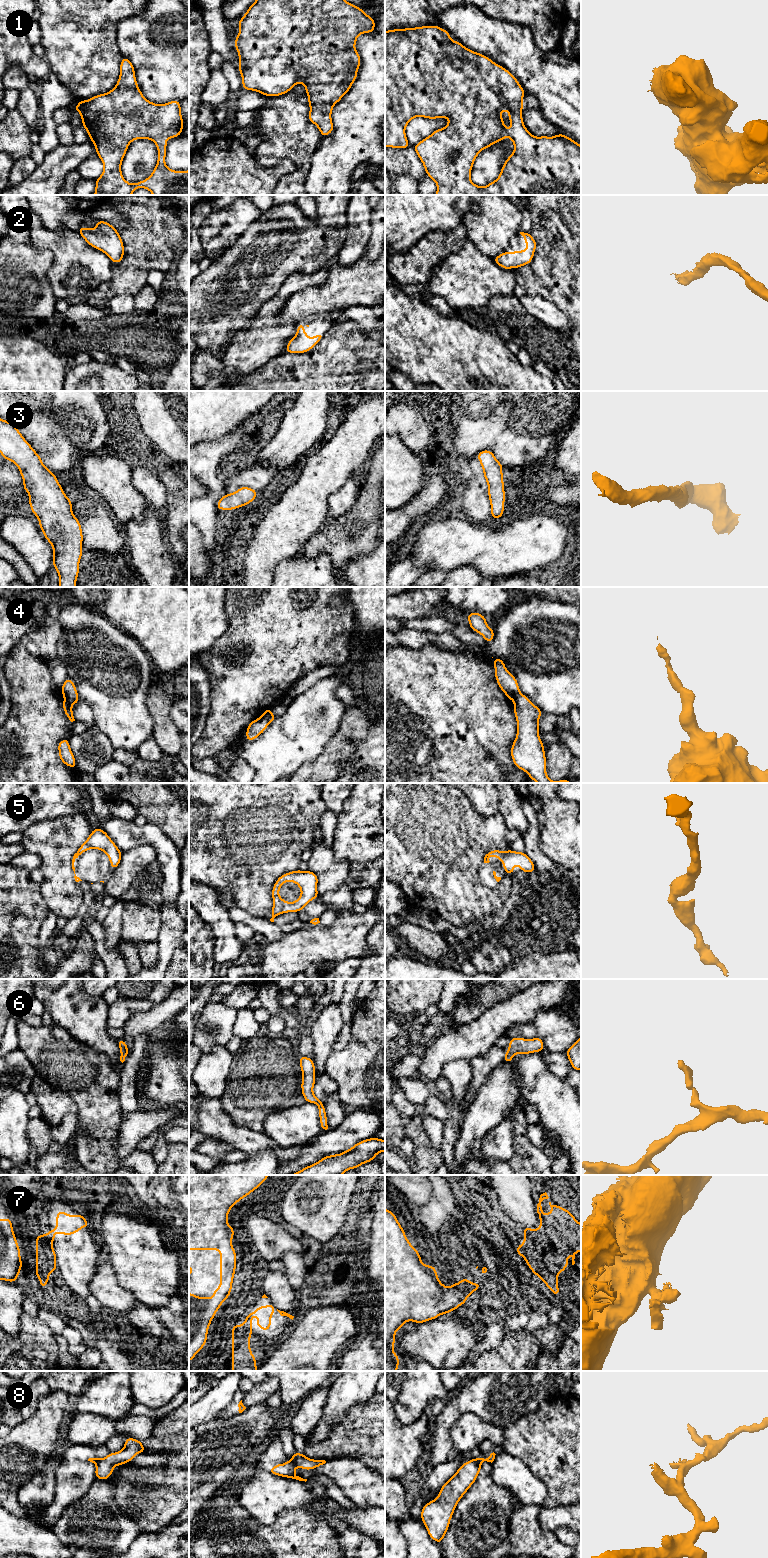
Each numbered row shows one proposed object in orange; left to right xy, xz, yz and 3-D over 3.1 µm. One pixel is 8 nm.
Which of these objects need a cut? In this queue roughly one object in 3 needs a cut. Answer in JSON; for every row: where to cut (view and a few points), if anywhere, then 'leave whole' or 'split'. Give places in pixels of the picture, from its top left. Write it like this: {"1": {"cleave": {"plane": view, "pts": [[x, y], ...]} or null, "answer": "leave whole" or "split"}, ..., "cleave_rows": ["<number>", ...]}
{"1": {"cleave": null, "answer": "leave whole"}, "2": {"cleave": null, "answer": "leave whole"}, "3": {"cleave": null, "answer": "leave whole"}, "4": {"cleave": {"plane": "xy", "pts": [[63, 694], [72, 703]]}, "answer": "split"}, "5": {"cleave": null, "answer": "leave whole"}, "6": {"cleave": null, "answer": "leave whole"}, "7": {"cleave": {"plane": "yz", "pts": [[537, 1229], [524, 1239]]}, "answer": "split"}, "8": {"cleave": {"plane": "xz", "pts": [[290, 1459], [296, 1466]]}, "answer": "split"}, "cleave_rows": ["4", "7", "8"]}

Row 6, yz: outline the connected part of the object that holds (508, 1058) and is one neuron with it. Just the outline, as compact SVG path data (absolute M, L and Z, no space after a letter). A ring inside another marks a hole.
M520 1037L511 1038L509 1048L504 1056L504 1062L511 1063L512 1057L521 1054L531 1054L533 1052L542 1052L544 1044L541 1038L524 1039Z

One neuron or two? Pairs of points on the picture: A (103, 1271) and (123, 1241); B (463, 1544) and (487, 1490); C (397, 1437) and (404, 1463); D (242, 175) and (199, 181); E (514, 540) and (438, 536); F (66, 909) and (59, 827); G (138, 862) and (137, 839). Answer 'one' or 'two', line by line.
A: two
B: one
C: one
D: one
E: one
F: one
G: two

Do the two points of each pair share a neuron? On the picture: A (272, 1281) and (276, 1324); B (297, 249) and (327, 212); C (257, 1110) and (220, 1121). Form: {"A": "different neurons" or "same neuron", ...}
{"A": "different neurons", "B": "same neuron", "C": "different neurons"}

